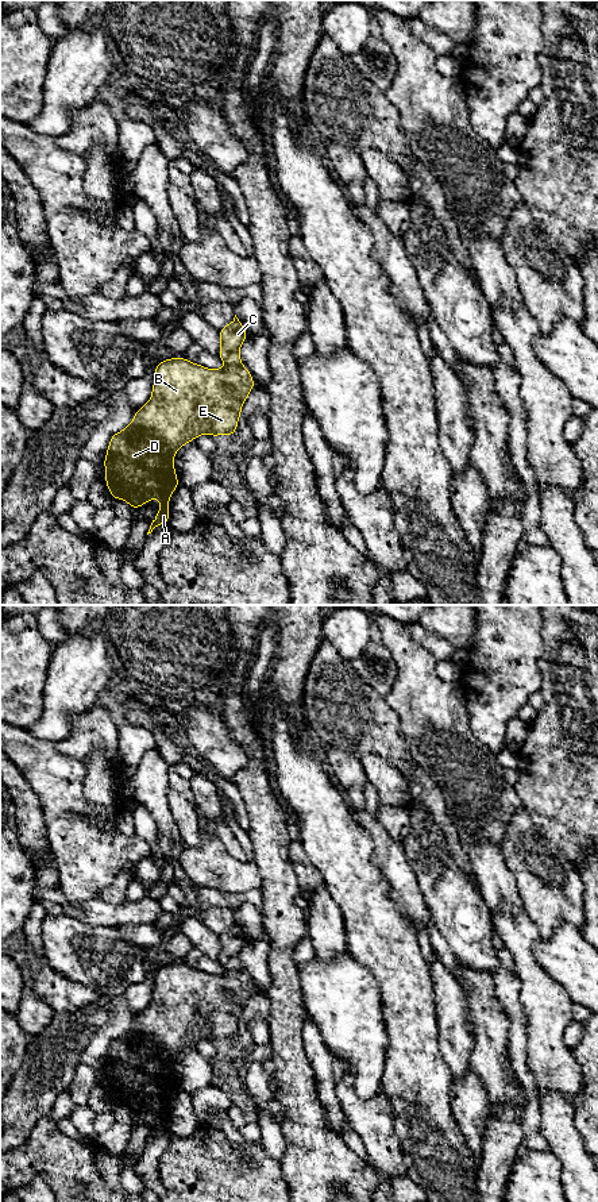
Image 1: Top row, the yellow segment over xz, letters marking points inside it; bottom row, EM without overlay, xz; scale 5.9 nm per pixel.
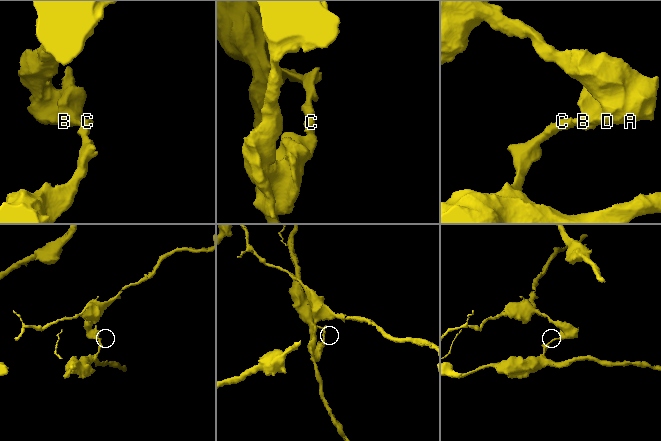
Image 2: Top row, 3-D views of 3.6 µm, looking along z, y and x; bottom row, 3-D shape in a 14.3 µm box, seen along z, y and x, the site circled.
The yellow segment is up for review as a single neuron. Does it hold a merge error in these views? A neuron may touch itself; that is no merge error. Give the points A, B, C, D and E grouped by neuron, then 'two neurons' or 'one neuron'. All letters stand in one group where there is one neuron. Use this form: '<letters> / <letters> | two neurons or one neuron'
A B D E / C | two neurons

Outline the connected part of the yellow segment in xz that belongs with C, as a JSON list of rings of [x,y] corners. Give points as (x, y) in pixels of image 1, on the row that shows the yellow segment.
[[[236,315],[231,324],[220,328],[221,347],[217,355],[227,366],[240,365],[239,347],[242,346],[246,338],[247,332],[243,328],[243,324],[236,317]]]

